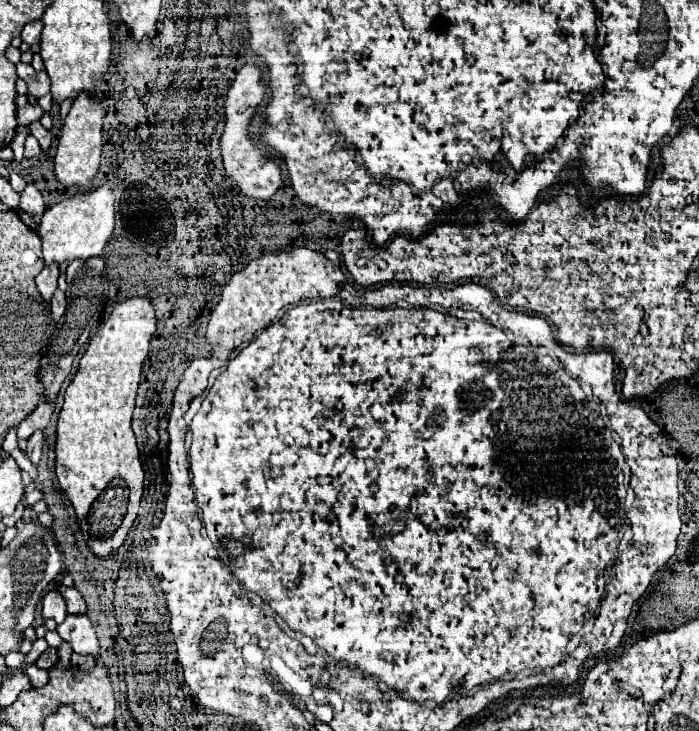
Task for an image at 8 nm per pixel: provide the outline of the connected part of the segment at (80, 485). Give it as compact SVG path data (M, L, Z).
M133 297L117 303L97 333L91 337L89 349L79 361L79 369L65 389L63 409L57 423L57 479L61 489L71 499L89 549L97 557L109 557L119 549L137 517L143 495L143 467L139 461L137 441L131 429L135 395L141 379L141 367L149 353L149 341L157 331L157 317L147 297Z

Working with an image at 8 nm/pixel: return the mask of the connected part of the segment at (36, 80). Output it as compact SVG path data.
M17 63L17 73L19 73L19 77L27 83L29 95L33 95L33 97L43 97L43 95L49 93L51 81L49 81L47 71L39 71L39 73L37 73L31 65L27 65L27 63Z

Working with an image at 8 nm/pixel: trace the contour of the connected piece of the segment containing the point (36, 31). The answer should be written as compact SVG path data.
M31 21L29 25L25 25L25 29L21 33L21 39L29 45L35 45L35 43L41 41L41 29L43 29L41 21Z

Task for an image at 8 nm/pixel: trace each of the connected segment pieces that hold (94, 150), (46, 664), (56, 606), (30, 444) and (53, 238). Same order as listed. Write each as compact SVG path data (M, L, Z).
M77 95L69 115L65 117L61 137L59 137L57 155L55 155L55 175L63 185L89 187L93 177L97 175L99 161L101 161L101 147L103 147L103 135L101 135L103 117L105 117L105 109L101 107L97 97Z
M49 647L49 649L47 649L47 651L37 659L37 663L35 663L35 665L37 665L37 667L41 667L41 669L47 669L47 671L49 671L51 667L55 667L55 663L57 663L57 661L59 661L57 649L51 649L51 647Z
M57 589L49 591L43 597L43 619L55 619L57 623L63 623L63 619L67 617L67 605L65 599L61 597L61 593Z
M35 431L29 439L27 439L27 449L25 449L27 457L31 459L33 465L39 463L41 455L43 455L43 433L41 431Z
M101 183L89 193L79 193L71 199L65 199L53 207L47 207L43 221L37 229L37 235L43 241L43 259L45 263L63 263L73 259L89 259L101 255L103 247L109 243L115 229L115 209L113 209L113 191L109 185Z

